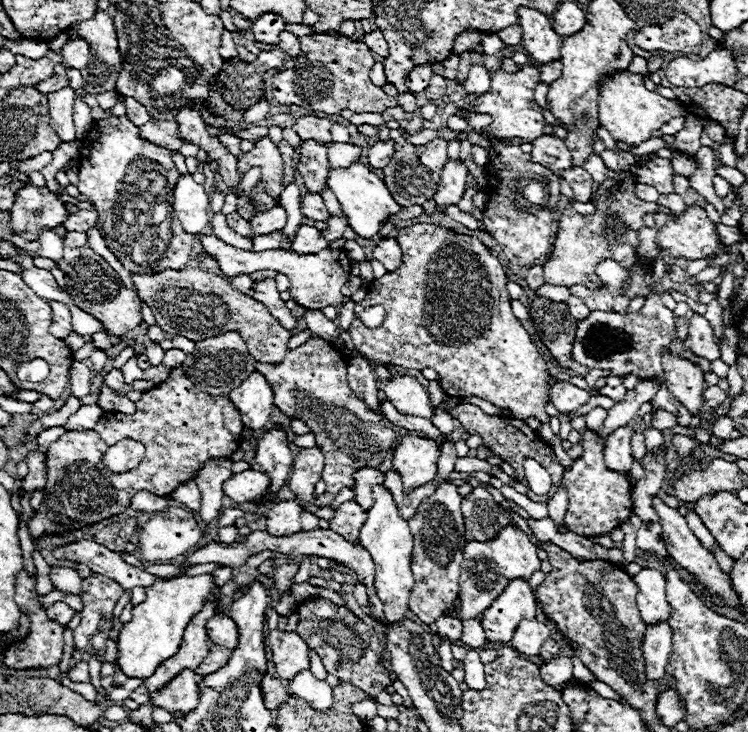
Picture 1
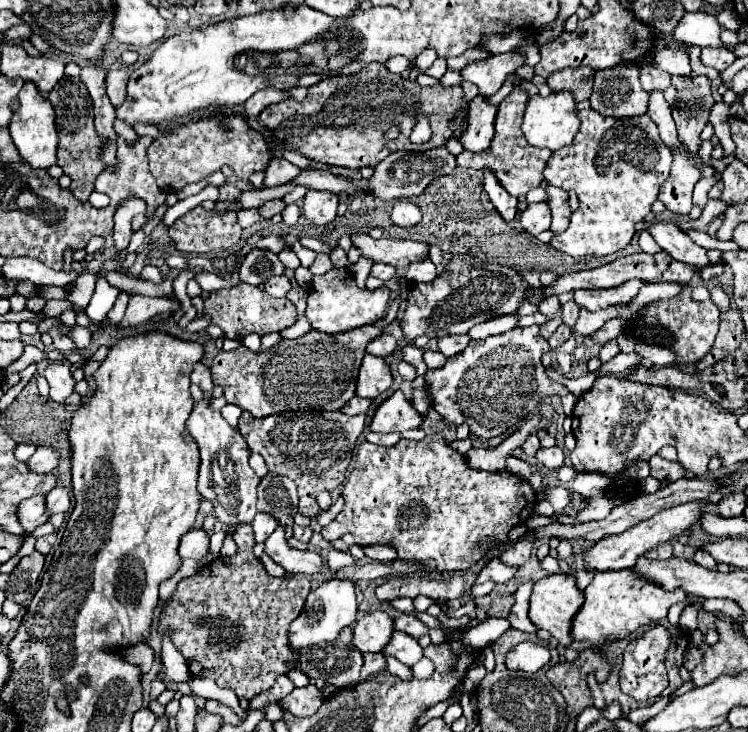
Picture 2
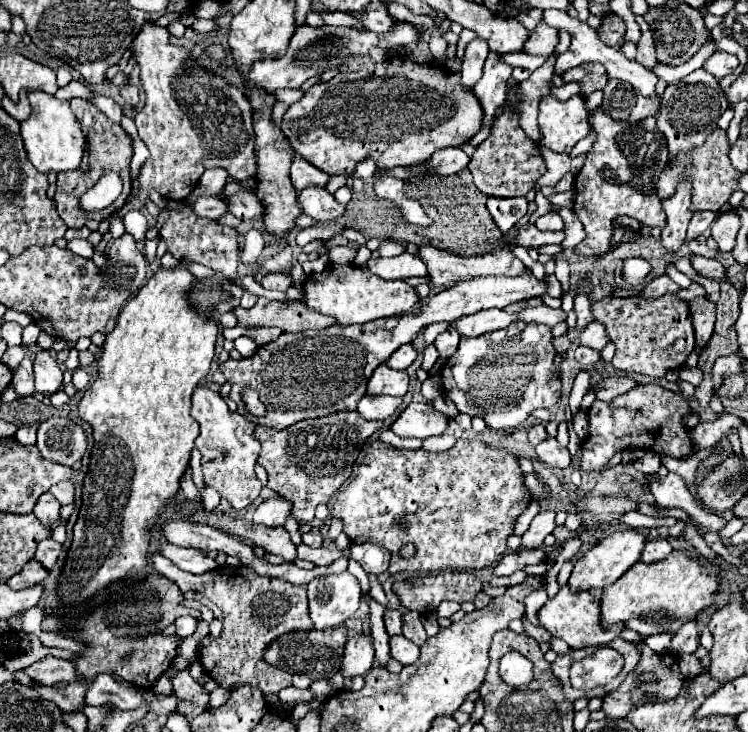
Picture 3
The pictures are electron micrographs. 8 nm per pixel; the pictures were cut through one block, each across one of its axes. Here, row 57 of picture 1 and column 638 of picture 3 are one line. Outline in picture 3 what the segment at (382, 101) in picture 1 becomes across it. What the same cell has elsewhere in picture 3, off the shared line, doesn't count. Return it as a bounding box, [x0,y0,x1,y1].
[592,295,694,376]

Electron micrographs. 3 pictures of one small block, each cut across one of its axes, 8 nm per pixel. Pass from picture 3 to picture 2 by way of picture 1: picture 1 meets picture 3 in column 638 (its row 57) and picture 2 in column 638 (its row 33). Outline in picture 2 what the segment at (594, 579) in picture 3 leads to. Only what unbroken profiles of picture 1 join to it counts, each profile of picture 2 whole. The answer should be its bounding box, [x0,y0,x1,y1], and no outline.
[584,500,716,572]

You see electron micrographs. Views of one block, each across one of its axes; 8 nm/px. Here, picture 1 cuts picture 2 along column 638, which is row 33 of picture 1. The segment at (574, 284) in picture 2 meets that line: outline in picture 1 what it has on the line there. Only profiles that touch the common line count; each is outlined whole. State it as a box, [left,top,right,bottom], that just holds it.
[252,14,286,44]

